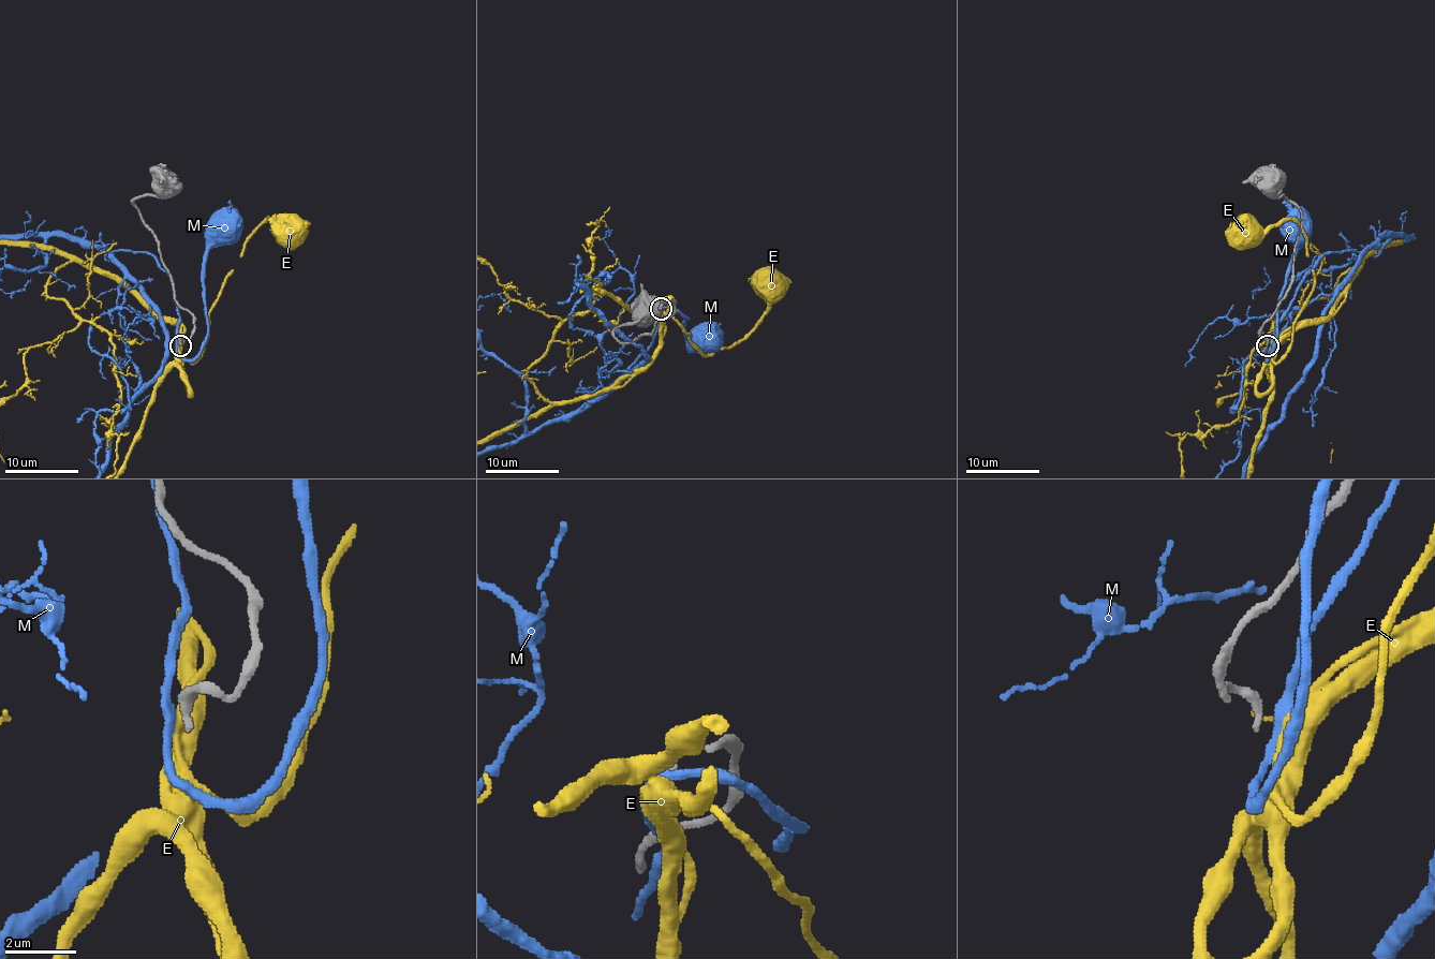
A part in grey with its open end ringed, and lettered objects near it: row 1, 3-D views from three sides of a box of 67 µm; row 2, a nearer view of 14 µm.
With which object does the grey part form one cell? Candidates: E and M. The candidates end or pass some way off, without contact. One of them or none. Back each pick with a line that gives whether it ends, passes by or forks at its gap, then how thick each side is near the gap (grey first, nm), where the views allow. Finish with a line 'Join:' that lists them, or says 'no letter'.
Join: no letter

